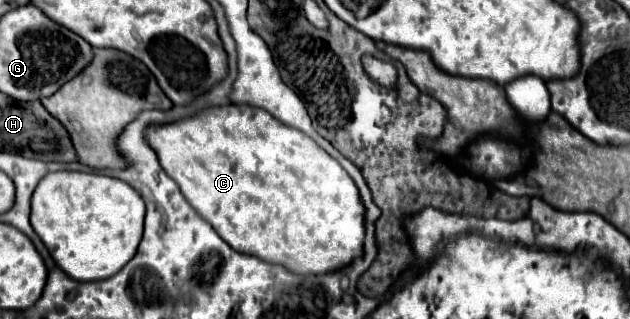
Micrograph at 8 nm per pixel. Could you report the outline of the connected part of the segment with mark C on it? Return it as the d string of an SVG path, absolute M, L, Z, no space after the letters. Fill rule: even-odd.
M248 105L212 107L212 109L206 109L206 111L202 111L194 117L178 121L178 123L150 127L148 129L148 143L152 145L152 149L156 149L162 169L178 183L178 187L180 187L182 195L186 197L186 201L218 231L218 235L232 249L236 249L240 253L246 253L246 255L254 255L254 257L258 257L266 263L272 263L272 265L282 265L294 275L328 275L328 273L334 273L334 271L340 271L340 269L352 265L356 259L360 259L364 255L366 207L360 199L360 191L358 191L356 183L352 179L348 179L348 173L344 171L344 167L336 159L332 159L320 145L316 145L308 135L280 123L278 119L268 115L268 111L248 107Z

